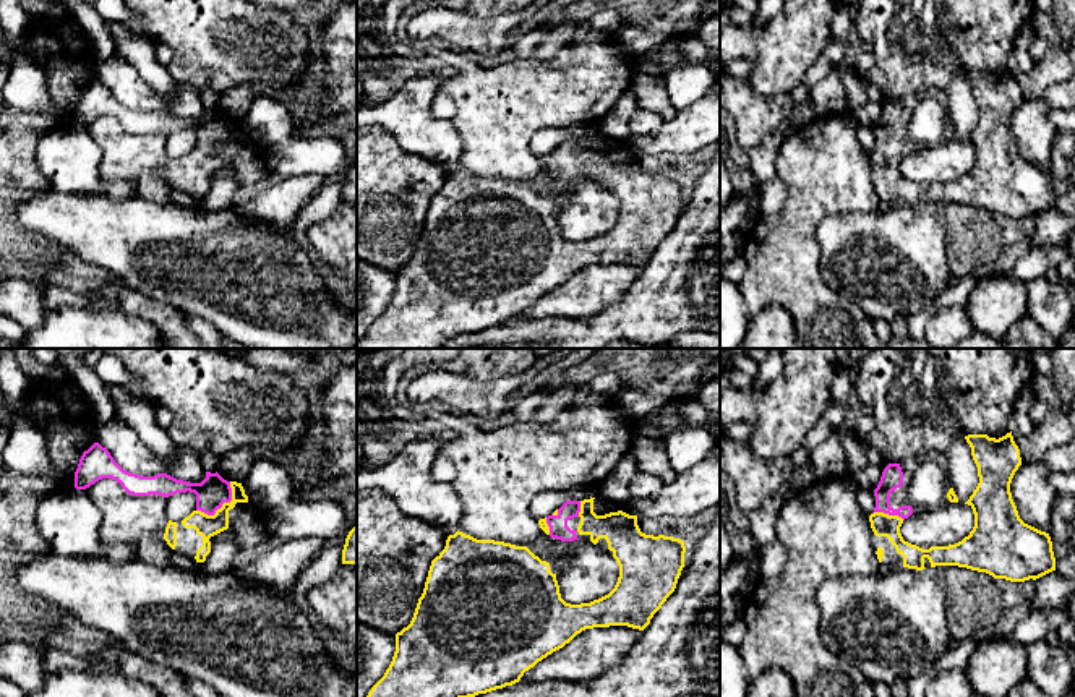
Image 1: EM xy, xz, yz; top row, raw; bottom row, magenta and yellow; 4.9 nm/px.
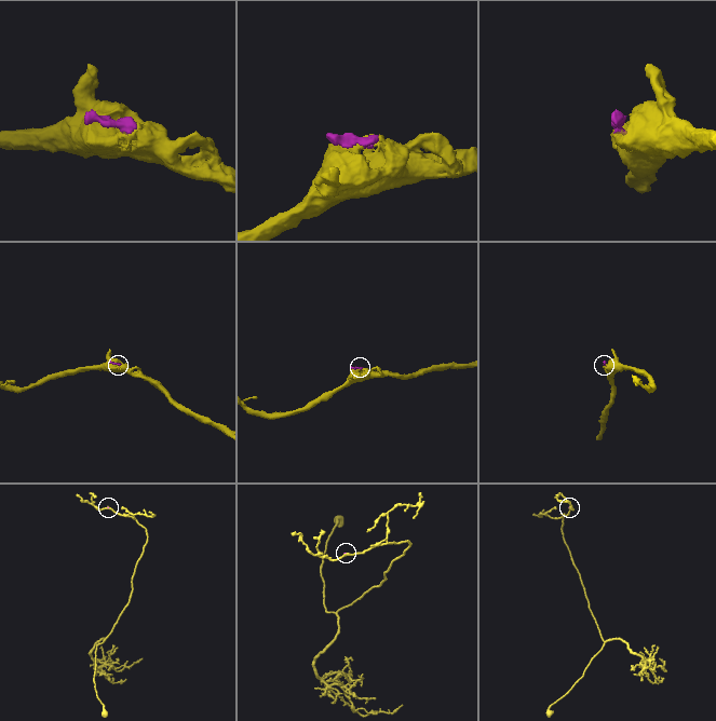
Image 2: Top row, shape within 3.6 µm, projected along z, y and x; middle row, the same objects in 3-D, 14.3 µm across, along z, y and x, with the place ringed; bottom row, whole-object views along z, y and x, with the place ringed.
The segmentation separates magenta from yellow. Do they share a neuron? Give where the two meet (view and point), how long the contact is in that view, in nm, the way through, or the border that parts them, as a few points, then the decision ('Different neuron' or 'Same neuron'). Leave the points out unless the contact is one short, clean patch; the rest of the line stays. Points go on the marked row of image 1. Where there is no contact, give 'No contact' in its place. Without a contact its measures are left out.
Touches magenta at xy (222, 503). Shared border 220 nm. Path across: xy (213, 491), (222, 503), (206, 525). Same neuron

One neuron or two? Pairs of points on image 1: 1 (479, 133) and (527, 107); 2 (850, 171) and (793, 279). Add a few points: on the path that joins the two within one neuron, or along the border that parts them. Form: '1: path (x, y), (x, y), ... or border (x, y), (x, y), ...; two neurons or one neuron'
1: path (490, 122), (496, 115), (509, 115), (516, 109); one neuron
2: path (822, 198), (793, 227), (793, 252); one neuron

